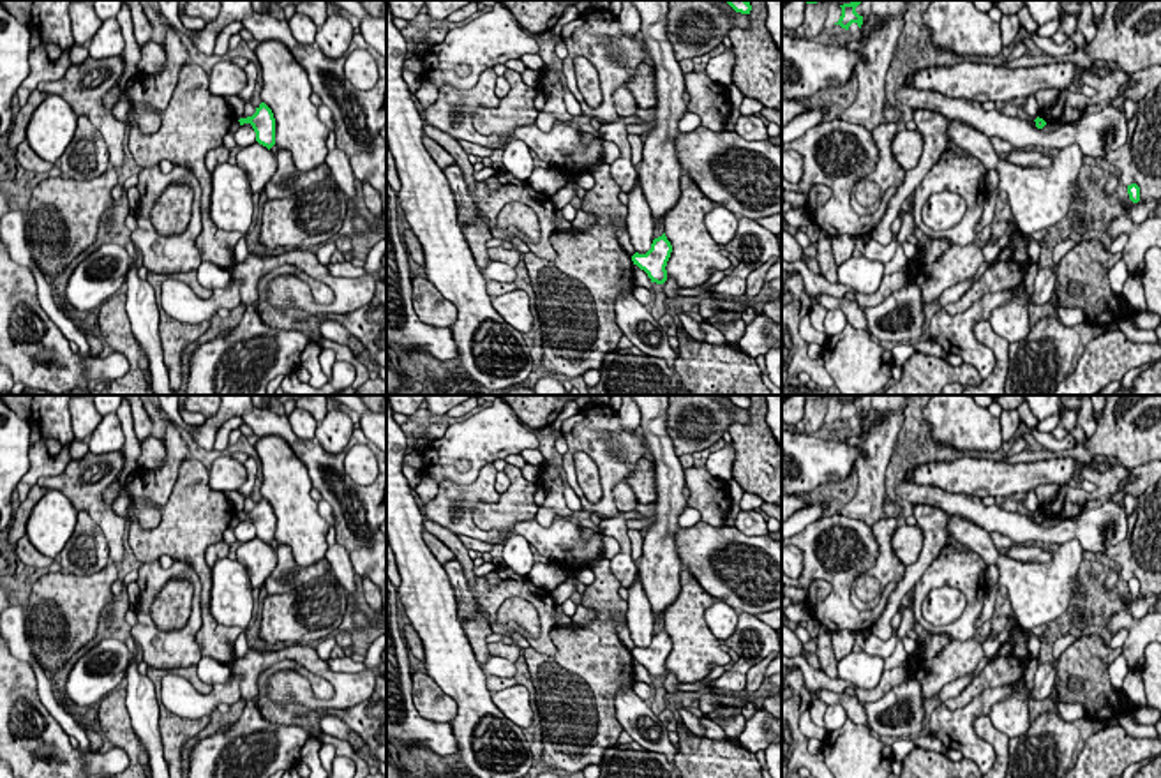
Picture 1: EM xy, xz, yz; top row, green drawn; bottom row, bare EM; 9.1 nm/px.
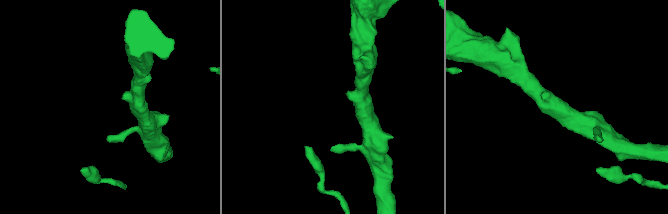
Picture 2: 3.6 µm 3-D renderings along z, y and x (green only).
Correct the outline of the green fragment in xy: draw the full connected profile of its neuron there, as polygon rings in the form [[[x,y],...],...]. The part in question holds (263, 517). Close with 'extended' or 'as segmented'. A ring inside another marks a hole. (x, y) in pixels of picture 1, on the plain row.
[[[265,497],[256,503],[256,508],[252,512],[240,513],[238,517],[240,520],[252,520],[256,536],[259,540],[266,542],[268,545],[275,540],[275,513],[272,505]]] | as segmented

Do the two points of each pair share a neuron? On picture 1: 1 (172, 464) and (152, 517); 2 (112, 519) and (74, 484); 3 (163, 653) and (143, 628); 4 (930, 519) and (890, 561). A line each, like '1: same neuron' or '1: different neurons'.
1: same neuron
2: same neuron
3: same neuron
4: different neurons

